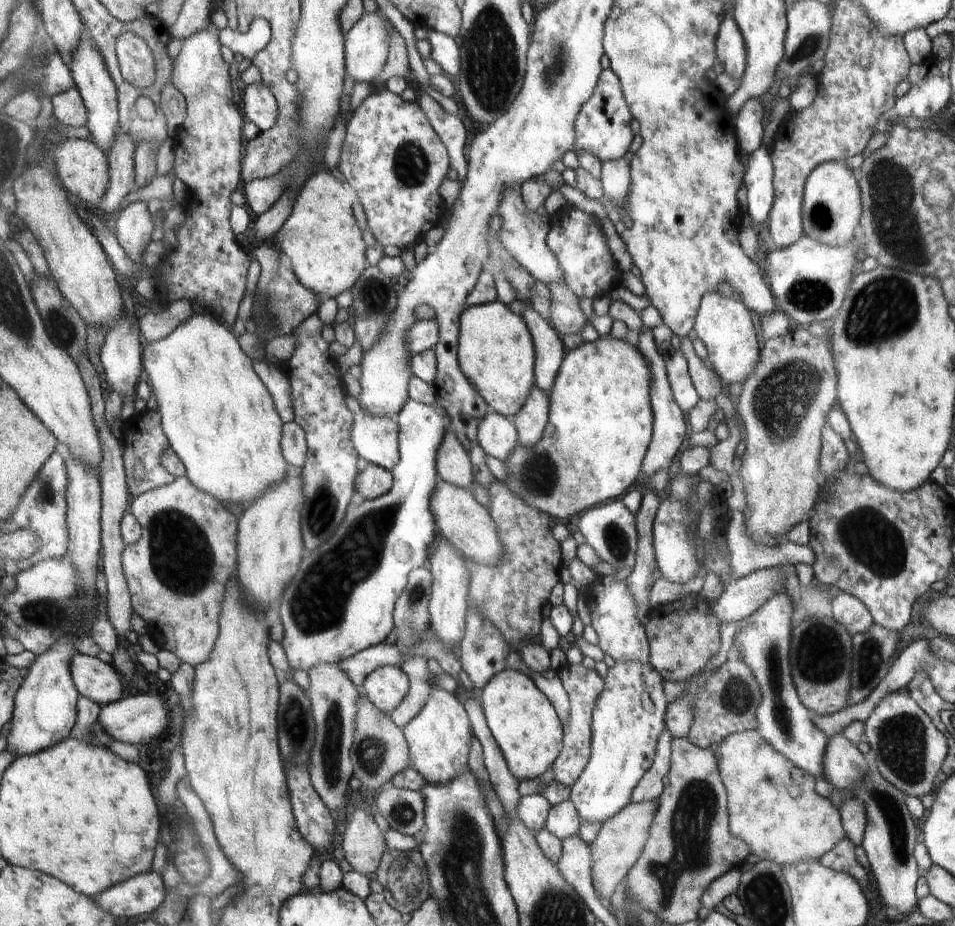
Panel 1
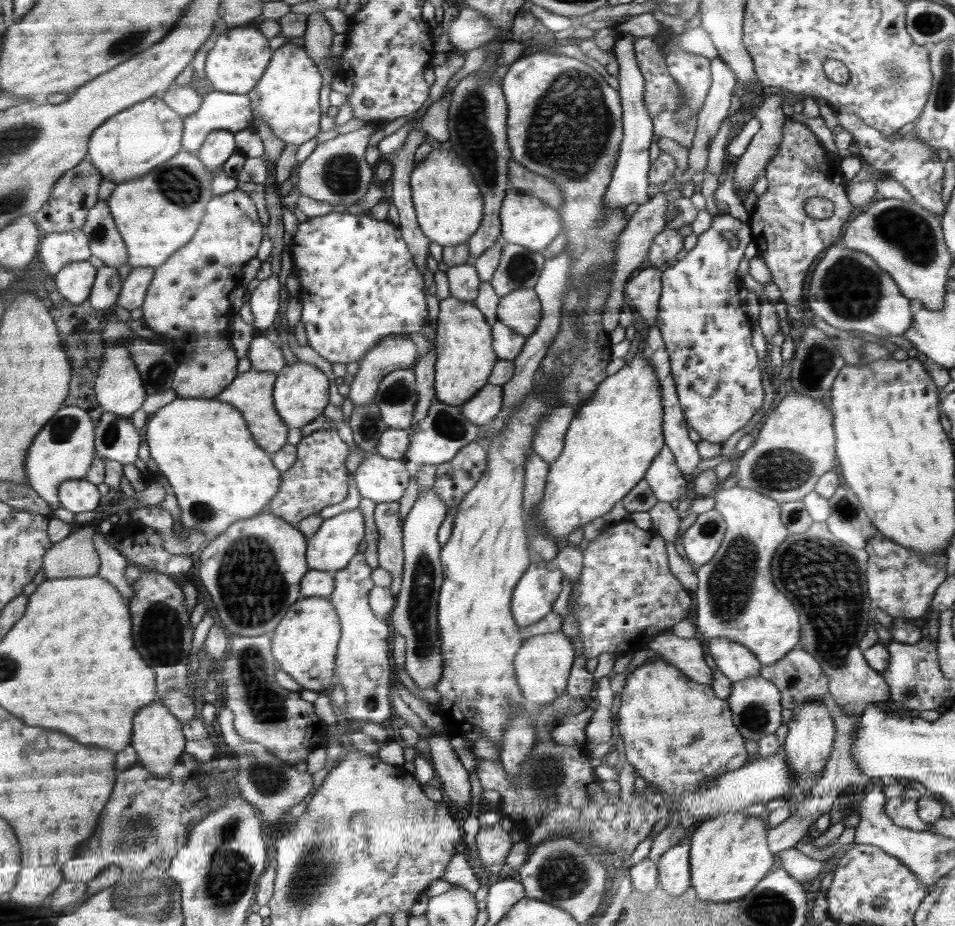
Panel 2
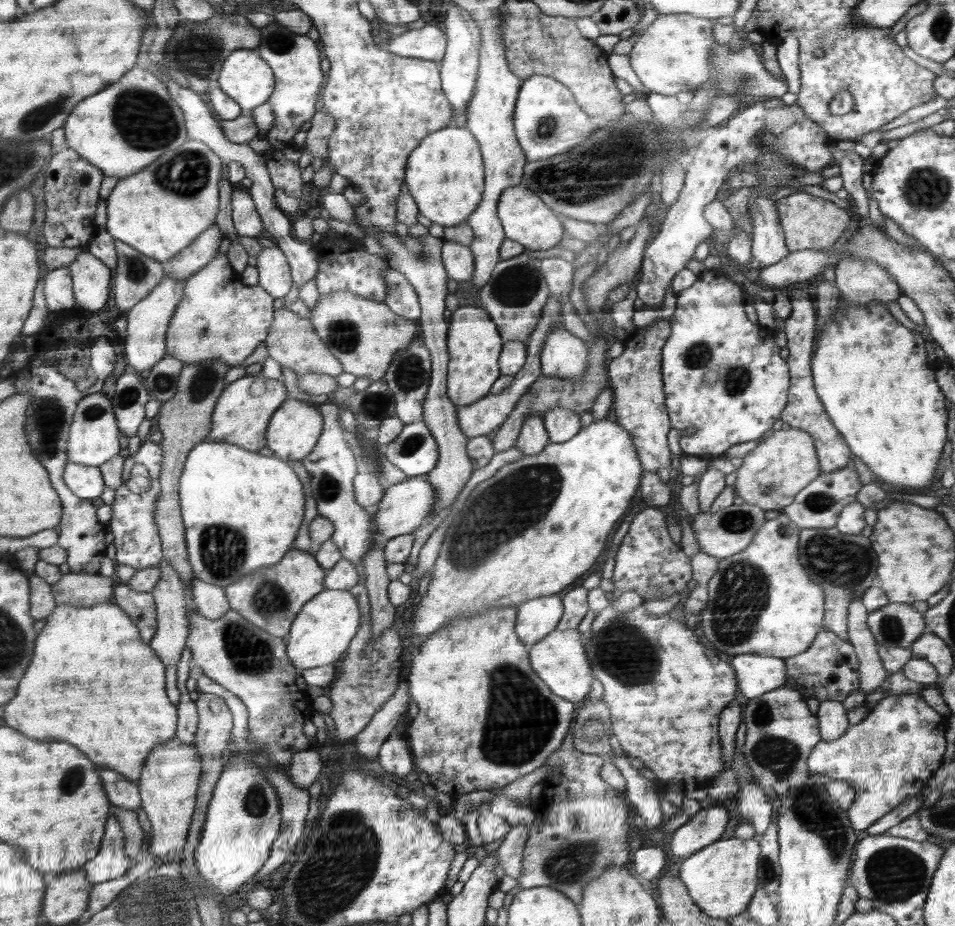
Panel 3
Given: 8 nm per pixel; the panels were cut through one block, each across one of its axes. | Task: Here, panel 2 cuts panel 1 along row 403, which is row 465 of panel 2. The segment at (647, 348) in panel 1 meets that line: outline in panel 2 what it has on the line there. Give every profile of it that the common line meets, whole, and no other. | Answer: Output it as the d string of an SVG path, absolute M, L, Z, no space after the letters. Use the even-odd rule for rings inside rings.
M667 446L664 452L660 452L660 456L656 456L656 464L651 464L643 480L648 481L658 502L674 502L686 492L686 480L682 478L674 454Z

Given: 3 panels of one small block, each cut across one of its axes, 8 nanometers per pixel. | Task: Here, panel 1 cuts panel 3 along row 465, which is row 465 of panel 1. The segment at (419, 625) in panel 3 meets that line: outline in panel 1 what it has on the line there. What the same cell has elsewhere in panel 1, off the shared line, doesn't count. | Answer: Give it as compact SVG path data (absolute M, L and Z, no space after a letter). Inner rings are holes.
M600 335L600 338L595 342L582 342L576 348L570 349L567 356L564 357L562 368L559 370L558 380L552 388L550 394L550 420L547 422L547 428L544 430L543 438L534 448L522 448L516 446L514 452L510 454L510 458L506 462L502 462L507 468L508 474L505 479L496 479L496 482L502 482L504 486L508 486L518 498L523 498L538 510L543 510L546 514L552 514L552 518L557 518L558 521L563 521L564 518L572 516L572 514L586 513L587 510L596 507L596 504L604 502L604 500L618 499L622 496L628 486L636 480L636 476L640 474L640 464L642 458L646 456L646 451L652 440L652 407L651 407L651 367L648 366L647 359L637 347L623 340L617 340L608 335Z

